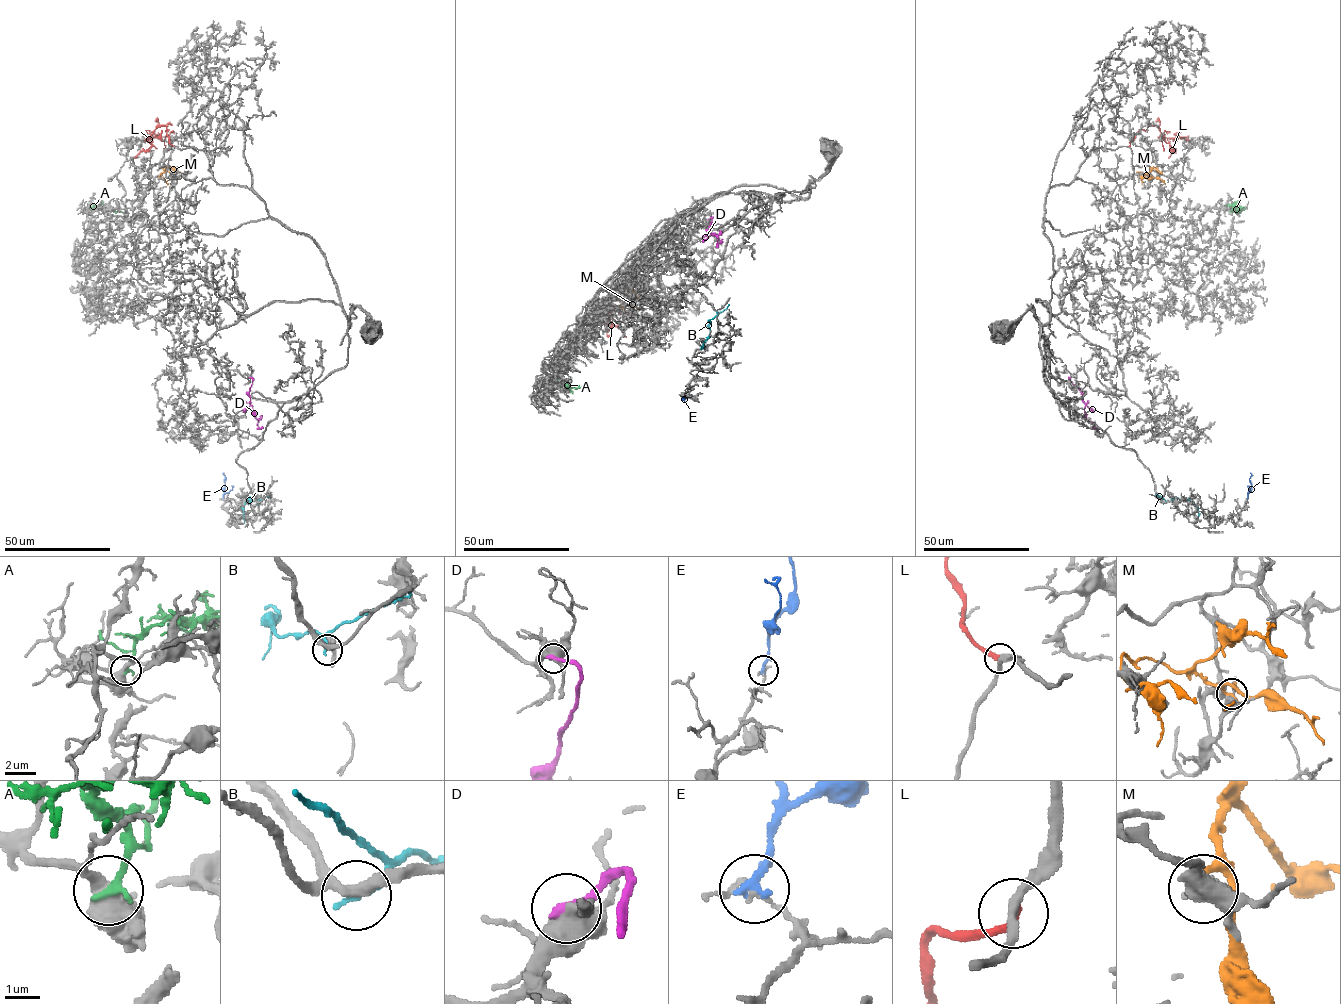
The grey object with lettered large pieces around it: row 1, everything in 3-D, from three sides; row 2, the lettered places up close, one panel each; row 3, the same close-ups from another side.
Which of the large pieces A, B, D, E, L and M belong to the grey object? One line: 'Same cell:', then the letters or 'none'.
Same cell: L

